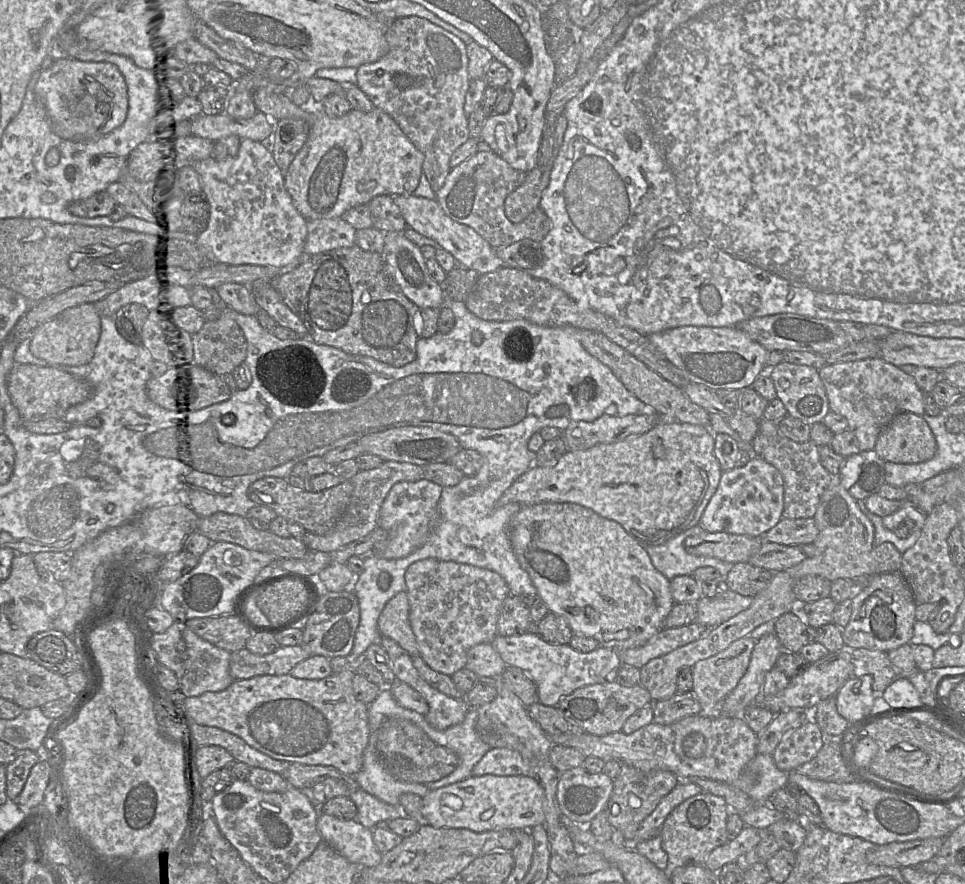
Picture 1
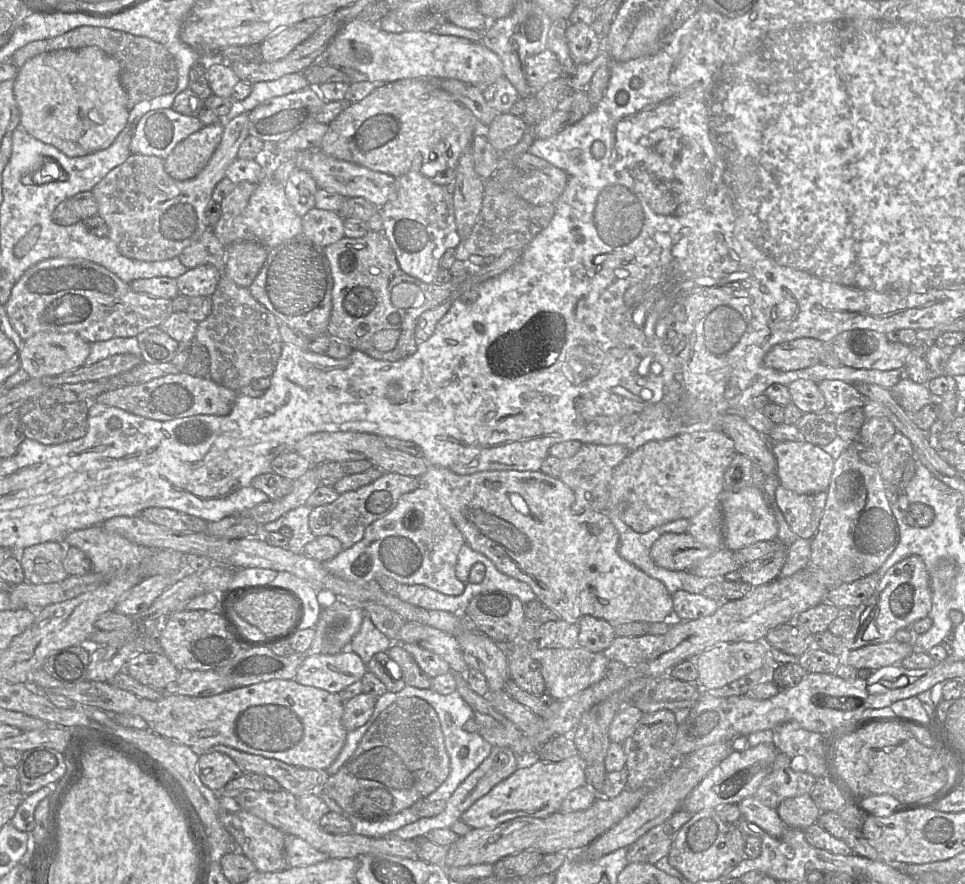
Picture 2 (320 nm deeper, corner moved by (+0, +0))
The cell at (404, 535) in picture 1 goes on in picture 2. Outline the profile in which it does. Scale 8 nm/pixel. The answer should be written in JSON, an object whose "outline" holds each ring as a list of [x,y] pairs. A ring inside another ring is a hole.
{"outline":[[[421,484],[414,491],[401,495],[396,507],[383,518],[370,524],[359,542],[322,563],[328,572],[347,581],[370,582],[377,577],[387,576],[401,584],[423,584],[446,595],[457,596],[462,594],[465,588],[455,573],[458,554],[465,543],[462,533],[449,513],[435,495]]]}

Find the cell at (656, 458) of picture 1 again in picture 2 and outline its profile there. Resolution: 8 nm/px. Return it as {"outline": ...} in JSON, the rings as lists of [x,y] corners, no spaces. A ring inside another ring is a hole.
{"outline":[[[720,430],[687,432],[667,440],[647,442],[638,449],[631,451],[614,469],[609,497],[610,509],[612,509],[612,511],[618,510],[619,517],[623,520],[623,522],[638,533],[648,532],[657,526],[677,519],[685,518],[690,520],[706,505],[718,500],[719,495],[722,493],[722,491],[724,491],[724,473],[736,454],[737,452],[735,450],[733,440]]]}

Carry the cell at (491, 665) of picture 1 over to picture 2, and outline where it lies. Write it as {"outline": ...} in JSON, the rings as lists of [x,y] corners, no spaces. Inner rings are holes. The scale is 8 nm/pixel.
{"outline":[[[405,622],[397,643],[411,643],[427,649],[444,659],[453,673],[466,673],[469,669],[455,636],[418,622]]]}

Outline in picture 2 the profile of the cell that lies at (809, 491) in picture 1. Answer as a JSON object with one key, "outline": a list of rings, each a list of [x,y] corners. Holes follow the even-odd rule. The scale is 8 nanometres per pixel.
{"outline":[[[781,484],[774,493],[774,502],[791,530],[805,539],[811,539],[816,533],[826,500],[826,492],[799,493]]]}

